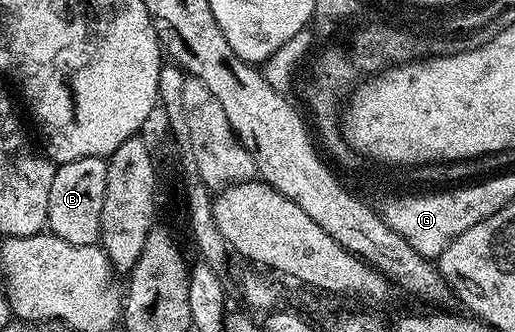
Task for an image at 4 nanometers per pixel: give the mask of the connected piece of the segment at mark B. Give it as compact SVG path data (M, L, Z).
M78 159L56 166L53 185L49 185L47 227L50 234L69 241L69 245L96 245L101 233L101 205L105 205L107 159Z

